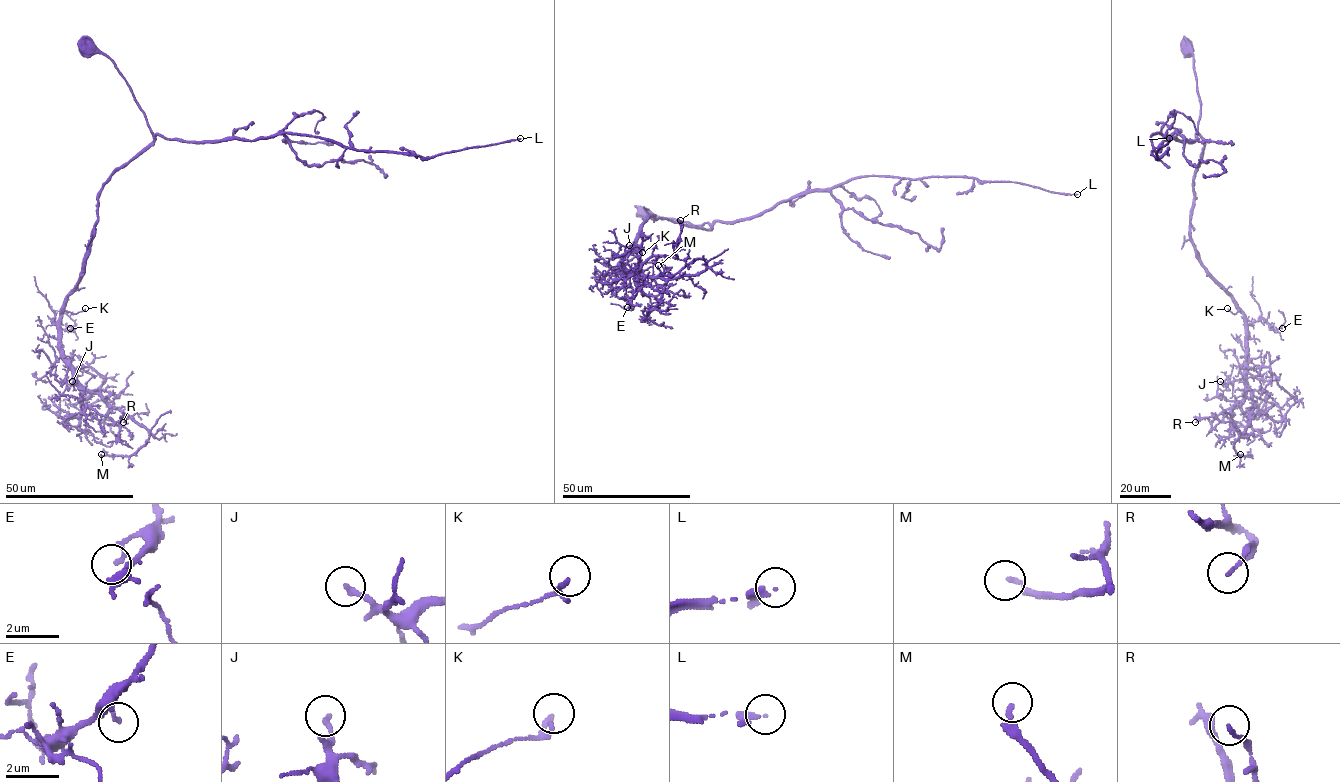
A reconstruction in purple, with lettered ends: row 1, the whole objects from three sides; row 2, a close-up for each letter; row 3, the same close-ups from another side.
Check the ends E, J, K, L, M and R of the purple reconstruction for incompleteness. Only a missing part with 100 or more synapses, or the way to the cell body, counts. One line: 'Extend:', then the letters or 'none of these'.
Extend: L

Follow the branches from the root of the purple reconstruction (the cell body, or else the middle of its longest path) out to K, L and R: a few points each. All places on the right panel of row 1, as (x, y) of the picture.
K: (1187, 50), (1200, 103), (1197, 130), (1204, 142), (1193, 180), (1190, 236), (1201, 266), (1239, 310), (1227, 308)
L: (1187, 50), (1200, 103), (1199, 134), (1194, 141), (1179, 141), (1155, 133), (1151, 141), (1156, 158), (1169, 138)
R: (1187, 50), (1204, 142), (1190, 236), (1201, 266), (1244, 315), (1246, 348), (1246, 395), (1231, 421), (1195, 422)

